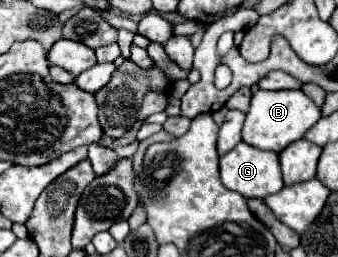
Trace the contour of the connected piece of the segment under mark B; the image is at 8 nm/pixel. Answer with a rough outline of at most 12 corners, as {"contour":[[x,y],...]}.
{"contour":[[255,91],[243,141],[283,151],[321,117],[303,91]]}

